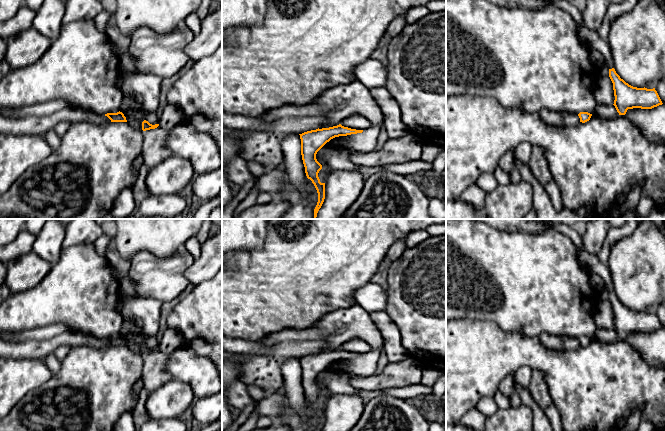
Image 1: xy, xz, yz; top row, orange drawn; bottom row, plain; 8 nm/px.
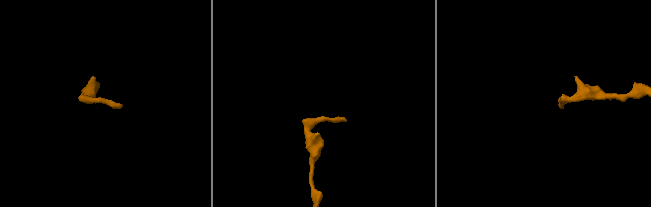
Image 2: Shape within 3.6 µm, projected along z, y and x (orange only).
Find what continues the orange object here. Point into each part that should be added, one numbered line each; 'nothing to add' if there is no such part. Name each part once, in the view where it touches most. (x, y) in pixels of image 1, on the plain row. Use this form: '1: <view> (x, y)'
nothing to add

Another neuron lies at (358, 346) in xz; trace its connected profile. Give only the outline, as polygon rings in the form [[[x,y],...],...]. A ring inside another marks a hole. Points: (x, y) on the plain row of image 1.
[[[352,339],[344,343],[341,349],[356,354],[366,354],[372,348],[367,342],[361,339]]]

